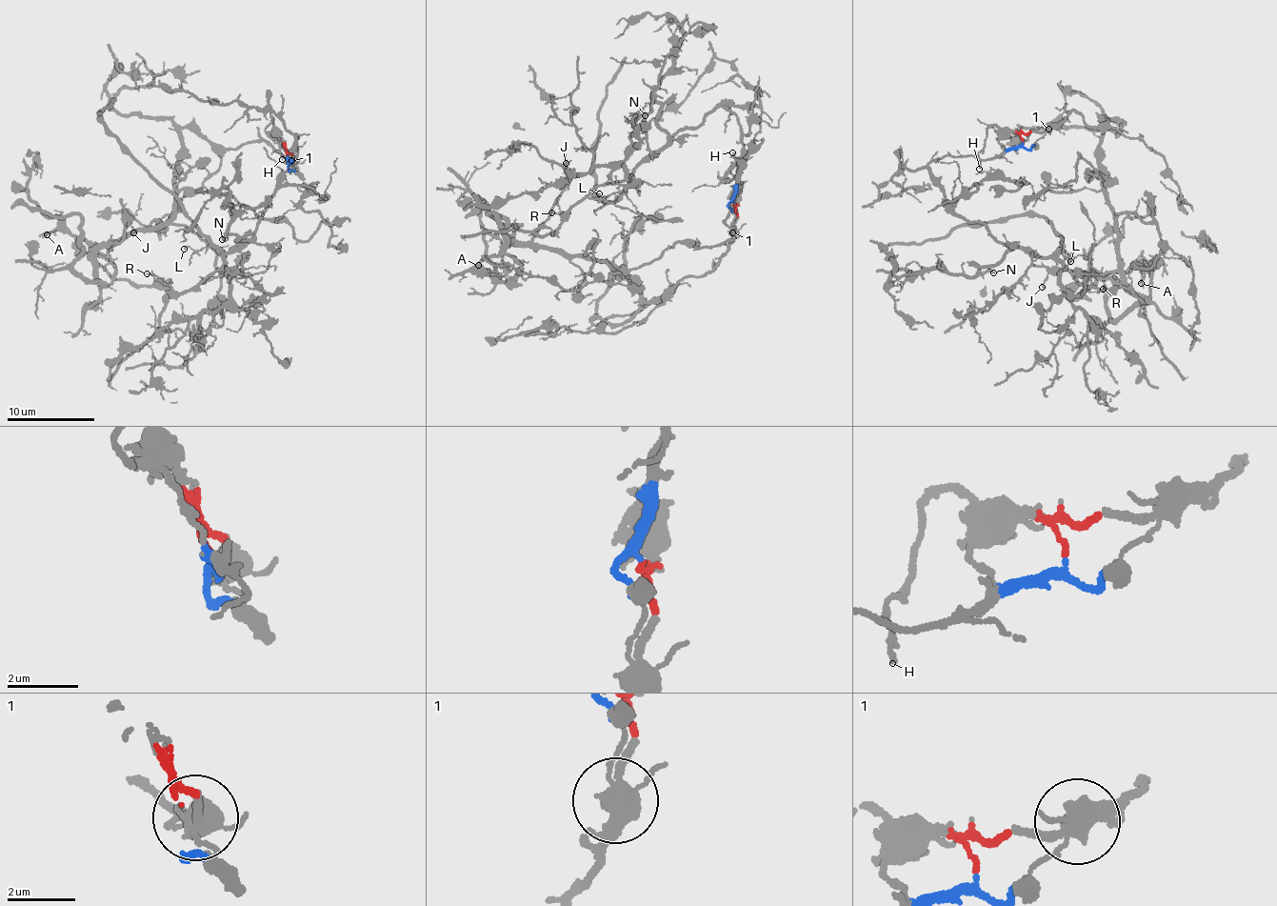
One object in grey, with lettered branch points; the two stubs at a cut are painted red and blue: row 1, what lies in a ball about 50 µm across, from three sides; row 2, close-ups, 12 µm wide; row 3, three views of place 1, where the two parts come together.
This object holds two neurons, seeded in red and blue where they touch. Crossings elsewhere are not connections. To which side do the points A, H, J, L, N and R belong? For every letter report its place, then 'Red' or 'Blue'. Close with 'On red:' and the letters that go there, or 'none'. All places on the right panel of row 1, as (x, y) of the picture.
A: Place: (1141, 283). Red
H: Place: (979, 169). Red
J: Place: (1042, 287). Red
L: Place: (1070, 261). Blue
N: Place: (993, 272). Blue
R: Place: (1103, 289). Blue
On red: A, H, J

